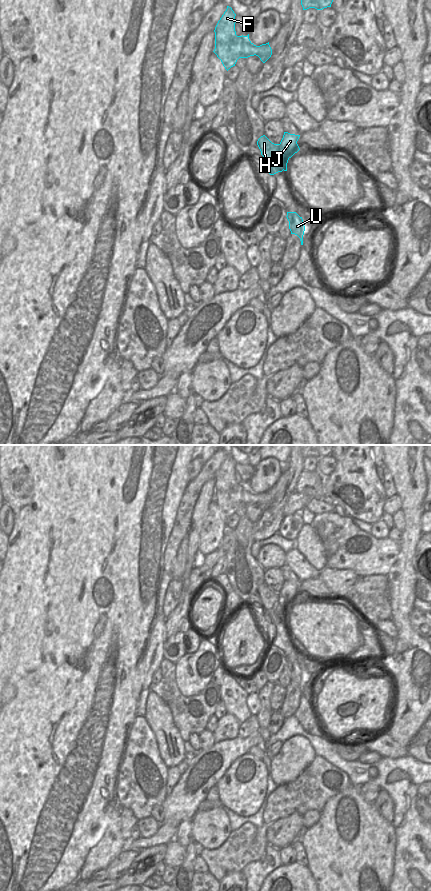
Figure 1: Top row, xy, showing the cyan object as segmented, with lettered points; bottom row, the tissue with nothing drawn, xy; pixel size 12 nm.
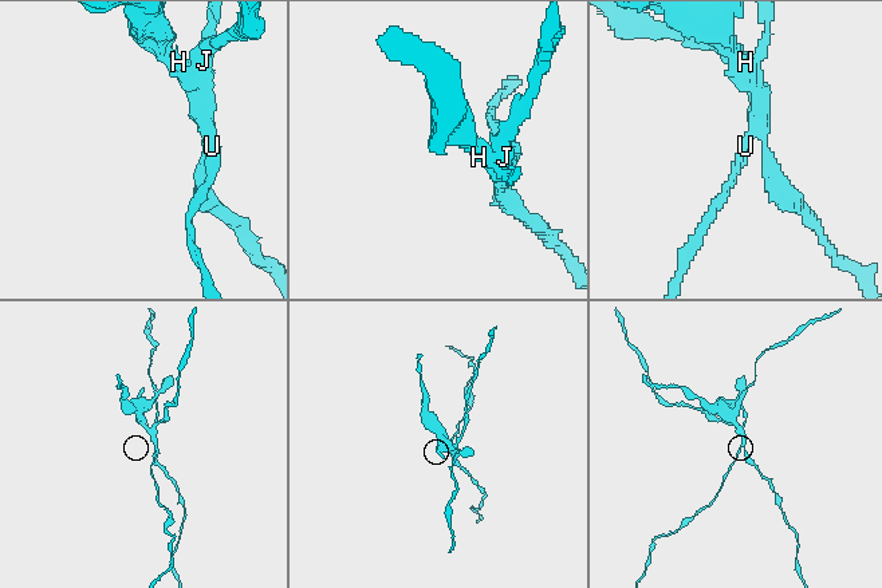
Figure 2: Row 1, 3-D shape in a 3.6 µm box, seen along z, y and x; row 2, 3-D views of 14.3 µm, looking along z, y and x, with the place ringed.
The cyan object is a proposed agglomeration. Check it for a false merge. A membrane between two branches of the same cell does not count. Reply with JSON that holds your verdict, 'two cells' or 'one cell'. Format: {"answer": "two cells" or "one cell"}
{"answer": "two cells"}

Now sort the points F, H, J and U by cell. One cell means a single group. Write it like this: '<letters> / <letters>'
F H U / J

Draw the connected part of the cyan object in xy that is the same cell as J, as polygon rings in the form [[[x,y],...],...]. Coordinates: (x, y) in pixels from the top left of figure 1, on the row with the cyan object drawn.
[[[284,132],[283,138],[280,142],[280,147],[283,153],[288,156],[288,158],[291,158],[295,153],[300,150],[297,144],[299,137],[300,135]]]

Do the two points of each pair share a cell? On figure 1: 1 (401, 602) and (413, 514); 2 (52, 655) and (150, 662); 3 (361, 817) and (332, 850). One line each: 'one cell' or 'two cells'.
1: one cell
2: two cells
3: one cell

